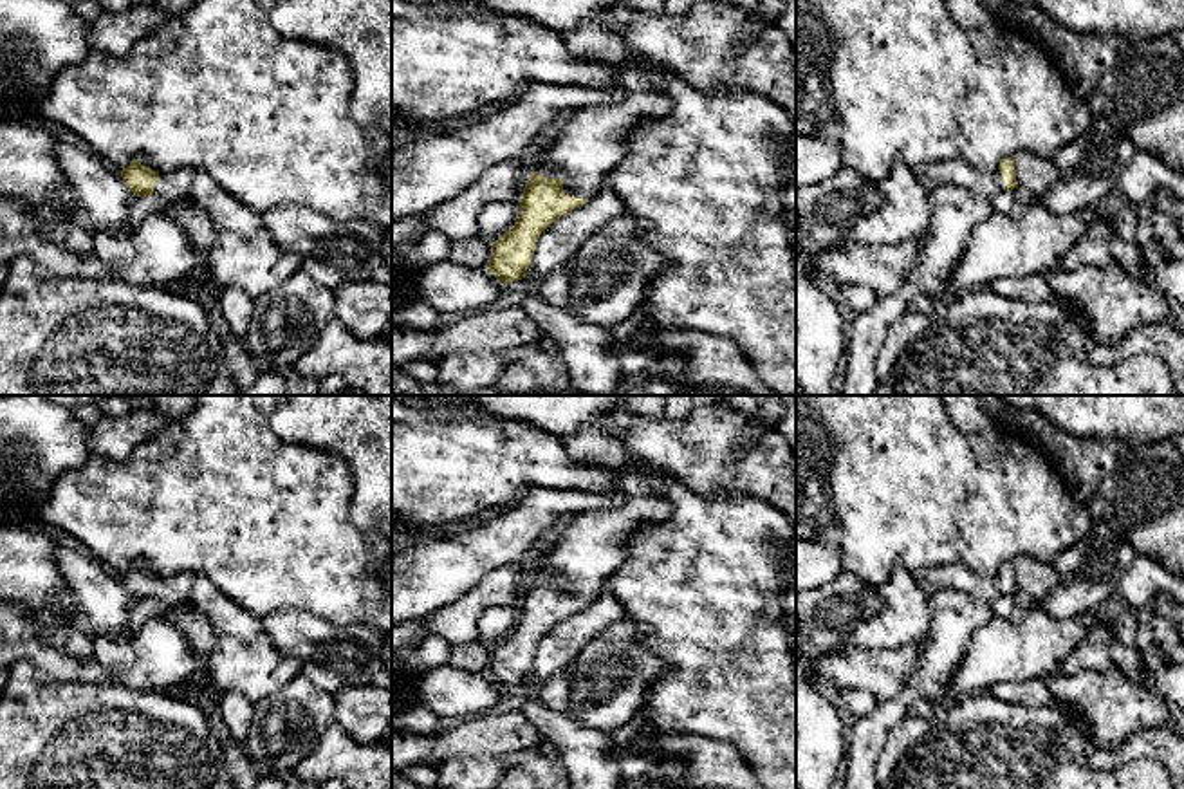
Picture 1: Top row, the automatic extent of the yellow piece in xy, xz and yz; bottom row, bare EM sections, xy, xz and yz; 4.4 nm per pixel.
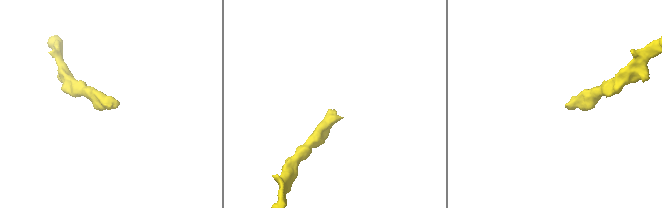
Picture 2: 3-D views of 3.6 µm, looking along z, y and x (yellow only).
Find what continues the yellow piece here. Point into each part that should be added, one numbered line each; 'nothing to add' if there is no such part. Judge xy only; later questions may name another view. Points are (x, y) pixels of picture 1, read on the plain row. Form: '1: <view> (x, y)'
1: xy (174, 589)

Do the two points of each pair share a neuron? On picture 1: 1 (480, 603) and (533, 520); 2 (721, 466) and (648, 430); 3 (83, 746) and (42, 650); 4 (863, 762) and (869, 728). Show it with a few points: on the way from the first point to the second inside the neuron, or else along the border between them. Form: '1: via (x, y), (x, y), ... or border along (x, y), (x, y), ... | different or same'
1: border along (538, 542), (517, 560), (488, 573), (468, 591) | different
2: via (702, 452), (666, 445) | same
3: border along (18, 659), (31, 661), (55, 679), (78, 683) | different
4: via (863, 753), (869, 737) | same

